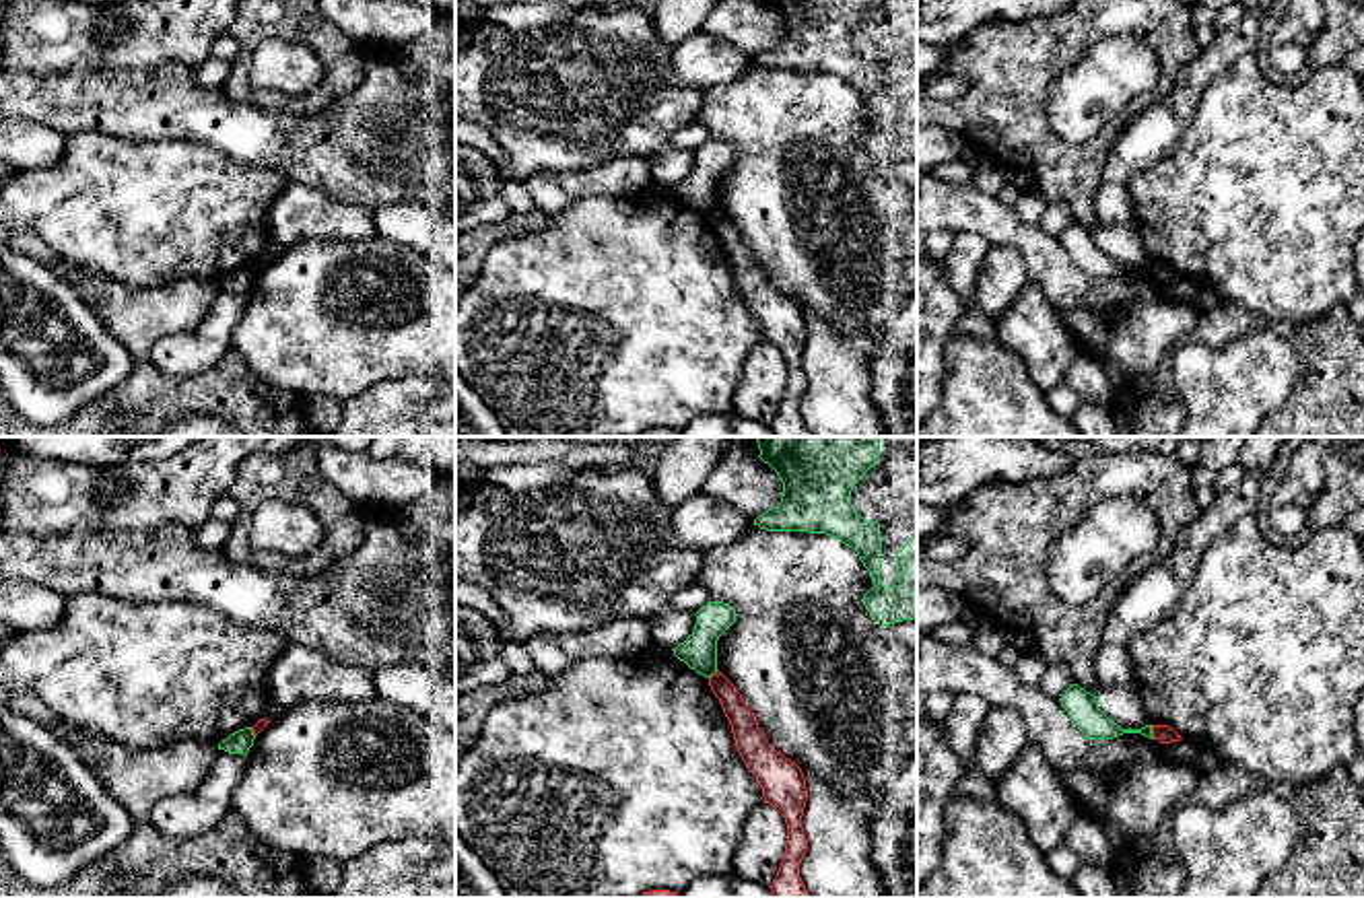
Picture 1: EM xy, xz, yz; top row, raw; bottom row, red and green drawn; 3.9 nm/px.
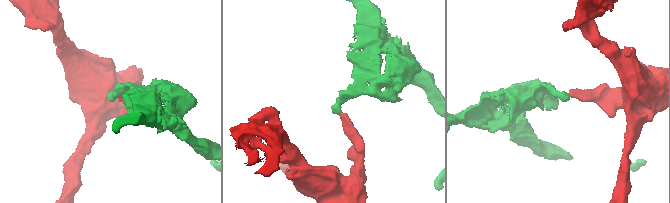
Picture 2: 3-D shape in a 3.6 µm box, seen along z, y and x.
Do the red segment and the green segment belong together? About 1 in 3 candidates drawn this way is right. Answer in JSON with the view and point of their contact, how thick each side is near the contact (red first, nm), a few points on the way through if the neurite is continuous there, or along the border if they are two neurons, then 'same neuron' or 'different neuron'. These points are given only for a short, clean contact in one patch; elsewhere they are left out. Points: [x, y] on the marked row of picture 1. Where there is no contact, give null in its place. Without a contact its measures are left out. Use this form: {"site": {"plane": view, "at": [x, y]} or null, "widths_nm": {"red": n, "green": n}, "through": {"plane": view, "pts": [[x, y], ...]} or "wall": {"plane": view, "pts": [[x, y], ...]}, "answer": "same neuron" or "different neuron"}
{"site": {"plane": "yz", "at": [1152, 732]}, "widths_nm": {"red": 70, "green": 110}, "wall": {"plane": "yz", "pts": [[1150, 726], [1154, 738]]}, "answer": "different neuron"}

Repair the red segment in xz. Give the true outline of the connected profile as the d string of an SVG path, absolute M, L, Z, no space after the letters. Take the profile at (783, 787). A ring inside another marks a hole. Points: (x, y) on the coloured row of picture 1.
M719 669L709 678L709 686L723 706L744 764L762 789L764 803L773 805L787 824L785 855L769 888L775 898L810 898L799 877L799 863L808 851L808 838L802 828L808 801L804 772L769 744L754 713Z

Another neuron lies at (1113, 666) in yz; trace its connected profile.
M1102 643L1094 657L1096 682L1100 688L1131 684L1133 663L1125 645Z

